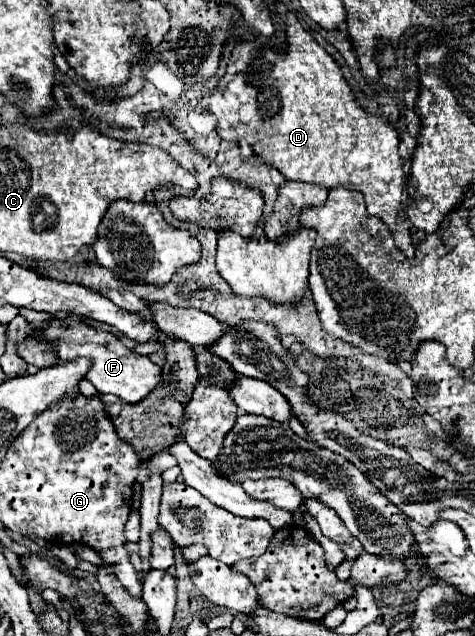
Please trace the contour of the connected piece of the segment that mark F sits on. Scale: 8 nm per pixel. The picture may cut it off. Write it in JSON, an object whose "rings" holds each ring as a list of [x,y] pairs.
{"rings":[[[60,315],[60,317],[52,319],[50,325],[42,331],[42,335],[46,335],[48,339],[52,339],[56,343],[56,347],[58,347],[56,355],[60,357],[60,361],[70,361],[76,357],[90,357],[92,367],[90,367],[86,379],[100,393],[112,393],[112,395],[120,397],[124,403],[132,403],[132,405],[140,403],[160,383],[162,369],[158,365],[154,365],[148,357],[138,355],[138,353],[130,351],[128,347],[124,347],[116,335],[88,327],[76,315]]]}

